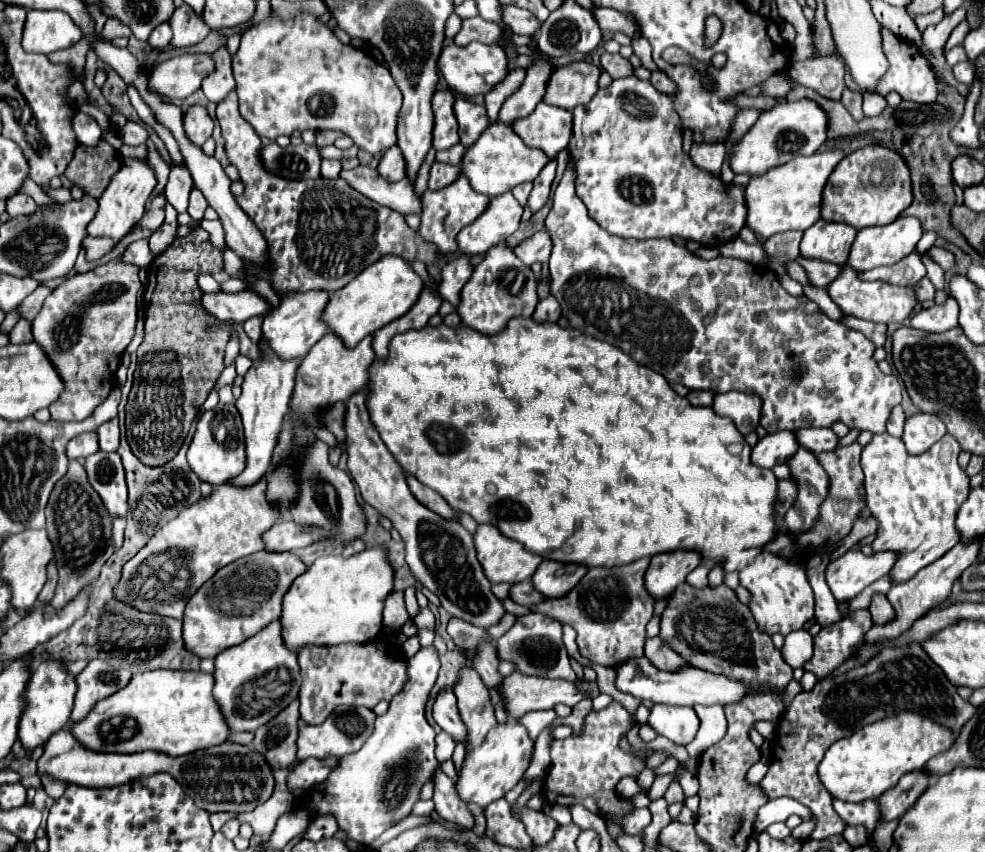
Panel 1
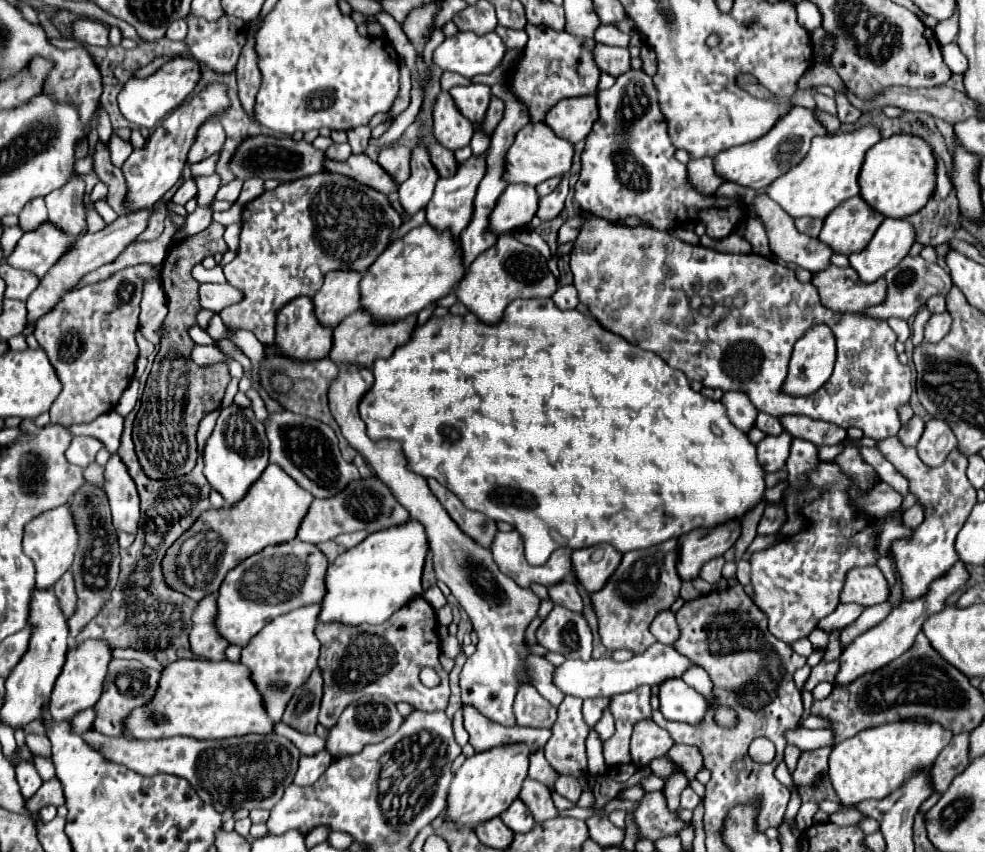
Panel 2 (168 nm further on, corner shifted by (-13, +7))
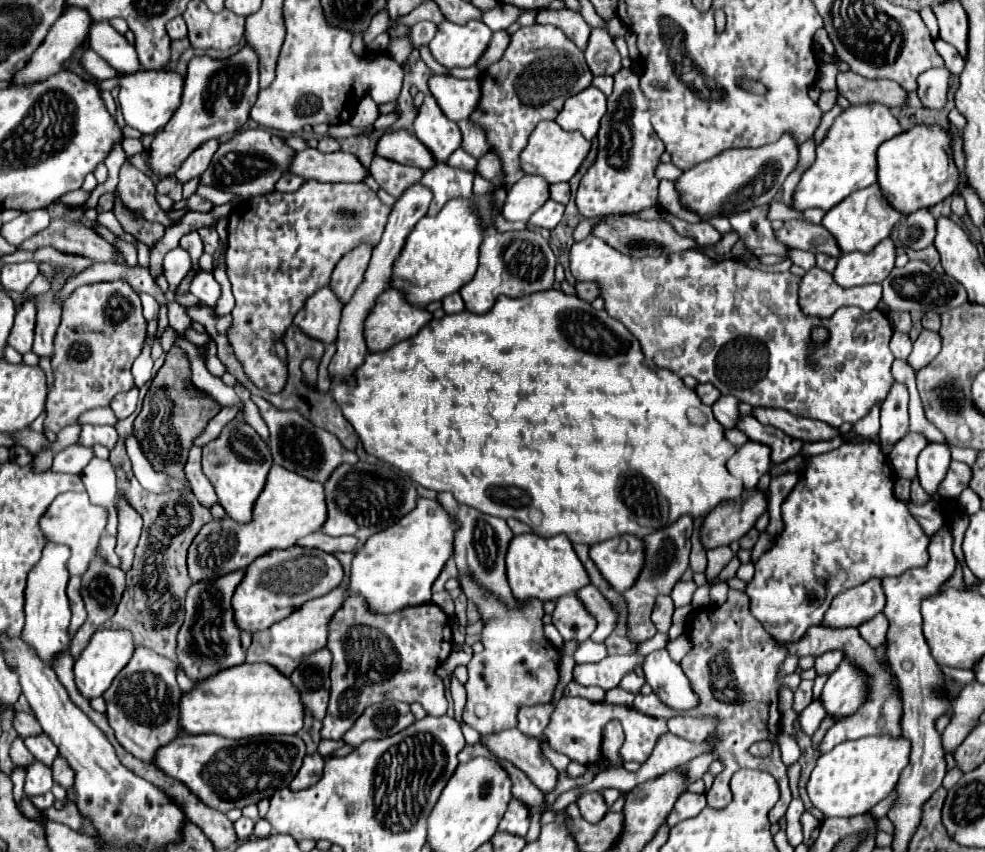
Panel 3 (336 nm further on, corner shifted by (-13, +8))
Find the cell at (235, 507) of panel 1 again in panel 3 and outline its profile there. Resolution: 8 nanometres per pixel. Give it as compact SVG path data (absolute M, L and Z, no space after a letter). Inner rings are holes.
M273 466L261 492L253 520L249 524L239 524L229 516L223 520L211 520L201 528L197 538L193 540L187 556L189 576L193 582L213 580L227 572L235 572L239 568L247 568L255 558L275 550L289 548L299 538L317 532L323 528L323 520L327 520L327 504L323 484L315 480L307 480L283 466Z

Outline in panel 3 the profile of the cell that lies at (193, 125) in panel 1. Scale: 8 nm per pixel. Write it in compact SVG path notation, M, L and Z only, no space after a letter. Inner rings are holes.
M207 140L207 144L201 144L195 152L191 152L191 156L181 164L179 172L175 172L175 178L185 184L189 182L191 178L197 178L201 176L207 168L209 168L209 162L215 154L215 150L219 148L219 142L217 140Z

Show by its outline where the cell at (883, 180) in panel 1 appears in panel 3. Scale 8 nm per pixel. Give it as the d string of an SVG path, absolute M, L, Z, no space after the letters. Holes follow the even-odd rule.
M939 124L913 126L911 130L887 140L887 144L881 144L877 150L879 186L889 204L907 216L919 208L931 208L957 192L959 170L951 158L951 144L951 130L941 128Z

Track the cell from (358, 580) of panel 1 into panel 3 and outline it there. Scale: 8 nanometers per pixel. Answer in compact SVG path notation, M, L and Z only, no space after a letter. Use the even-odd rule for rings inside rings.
M419 498L415 510L391 528L371 536L355 554L349 594L363 594L371 610L381 614L429 602L433 582L441 574L445 562L453 556L453 536L457 528L457 522L437 500Z

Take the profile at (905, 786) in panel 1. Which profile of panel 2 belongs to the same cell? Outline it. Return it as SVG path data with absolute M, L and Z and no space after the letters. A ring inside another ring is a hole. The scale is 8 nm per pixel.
M969 733L953 735L951 743L939 753L931 765L931 787L935 793L945 793L957 773L969 765Z

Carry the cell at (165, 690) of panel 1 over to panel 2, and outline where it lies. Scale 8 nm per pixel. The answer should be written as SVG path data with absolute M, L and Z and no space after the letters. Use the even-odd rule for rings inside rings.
M179 659L167 663L161 671L155 697L141 707L131 709L123 721L123 733L133 739L163 739L187 735L193 739L227 739L247 733L271 733L273 721L265 715L261 695L257 693L249 671L241 663Z

